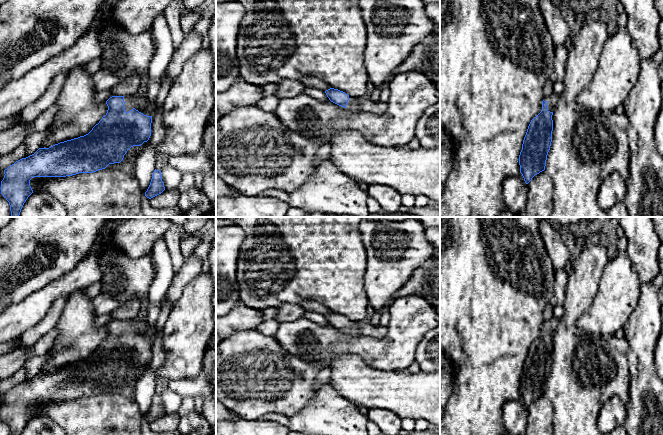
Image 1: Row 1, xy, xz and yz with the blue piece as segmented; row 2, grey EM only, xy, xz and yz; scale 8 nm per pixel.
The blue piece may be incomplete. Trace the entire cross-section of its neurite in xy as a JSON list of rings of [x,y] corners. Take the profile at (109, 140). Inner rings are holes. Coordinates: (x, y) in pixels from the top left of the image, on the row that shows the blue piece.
[[[133,94],[112,96],[107,101],[105,116],[92,130],[78,138],[39,148],[34,154],[22,158],[4,170],[1,194],[9,202],[12,217],[19,217],[21,209],[33,193],[30,180],[34,177],[66,177],[79,173],[93,173],[105,169],[109,164],[120,163],[133,146],[141,146],[151,136],[152,115],[146,114],[147,96]]]

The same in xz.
[[[334,88],[326,90],[325,93],[331,102],[355,113],[371,113],[380,116],[388,110],[387,103],[372,101],[367,96],[358,98],[350,97],[345,92]]]

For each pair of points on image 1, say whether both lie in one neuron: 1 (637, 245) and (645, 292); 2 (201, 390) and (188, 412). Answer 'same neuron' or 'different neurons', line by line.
1: different neurons
2: different neurons

